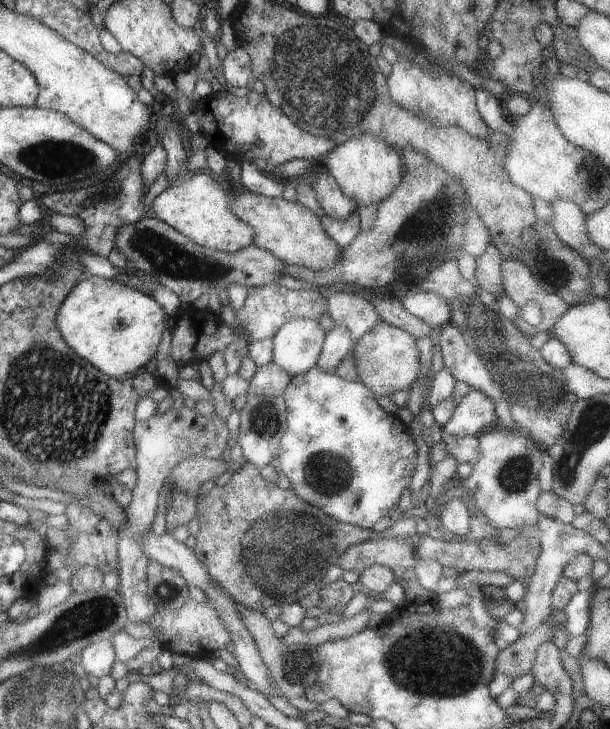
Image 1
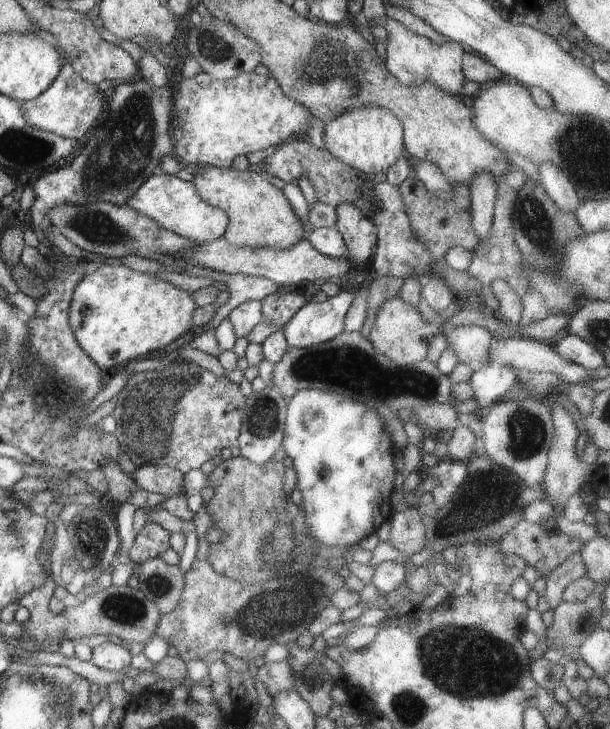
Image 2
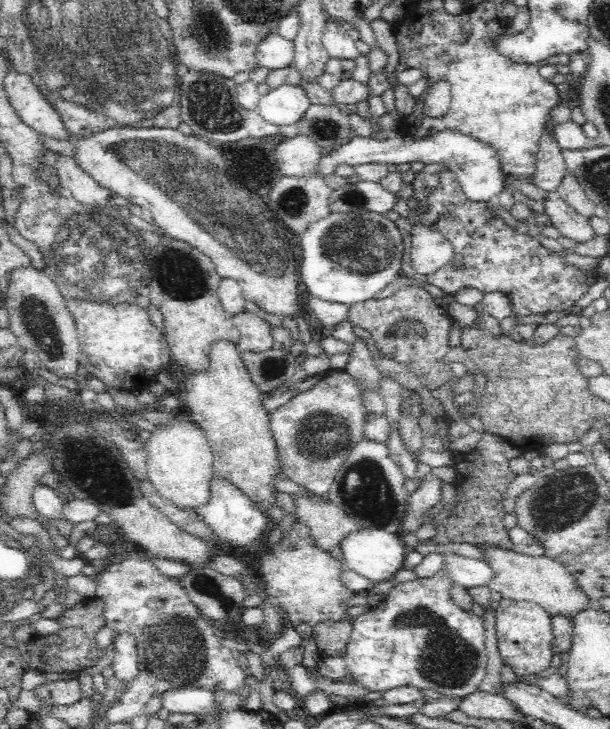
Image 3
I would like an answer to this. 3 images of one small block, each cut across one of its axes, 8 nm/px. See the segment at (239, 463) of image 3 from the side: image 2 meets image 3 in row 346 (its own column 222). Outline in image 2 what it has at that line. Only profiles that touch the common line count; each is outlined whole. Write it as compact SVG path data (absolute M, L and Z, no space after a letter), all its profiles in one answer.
M158 172L149 176L127 204L136 212L152 217L161 227L200 244L224 238L229 227L227 212L208 204L194 183L183 181L176 175Z

